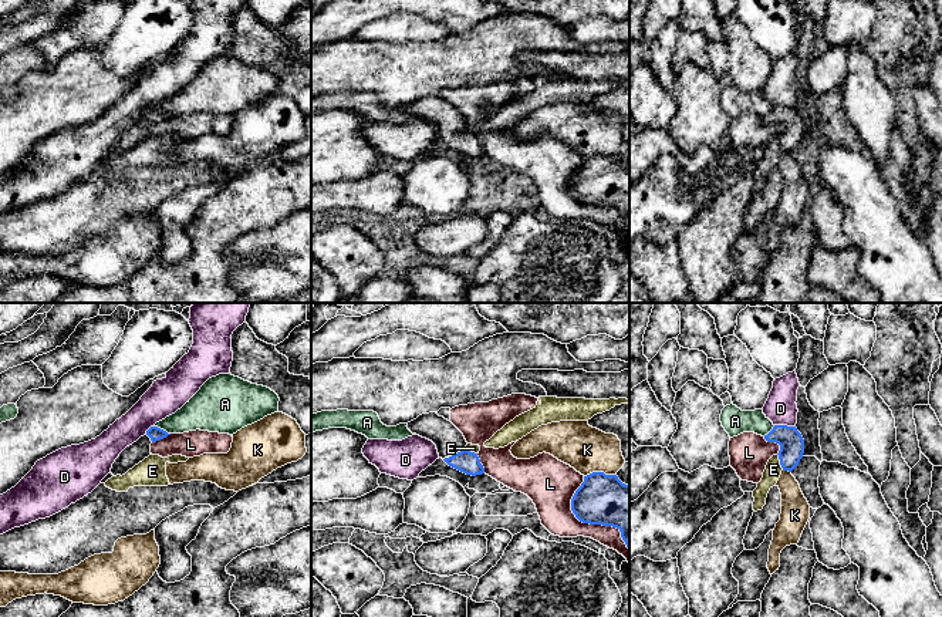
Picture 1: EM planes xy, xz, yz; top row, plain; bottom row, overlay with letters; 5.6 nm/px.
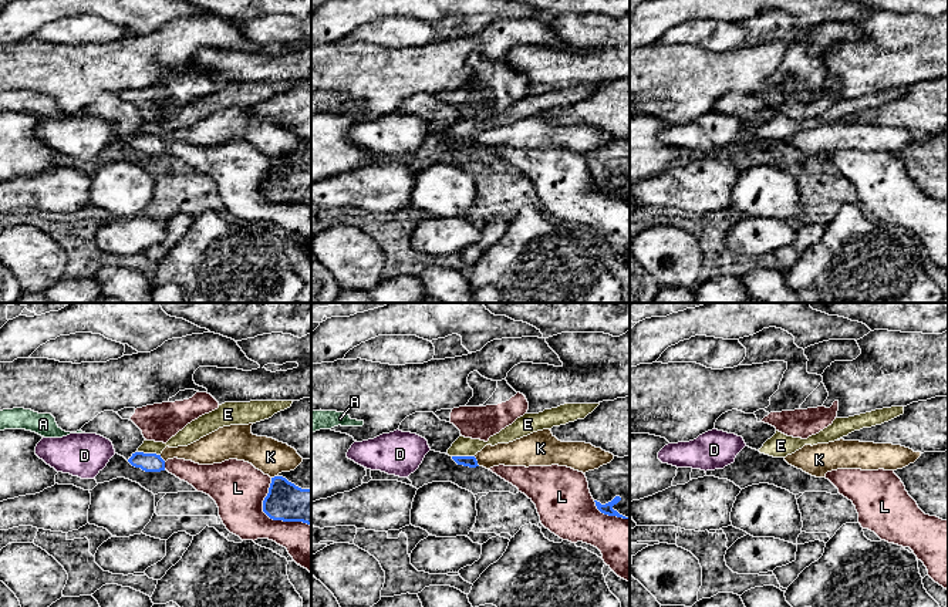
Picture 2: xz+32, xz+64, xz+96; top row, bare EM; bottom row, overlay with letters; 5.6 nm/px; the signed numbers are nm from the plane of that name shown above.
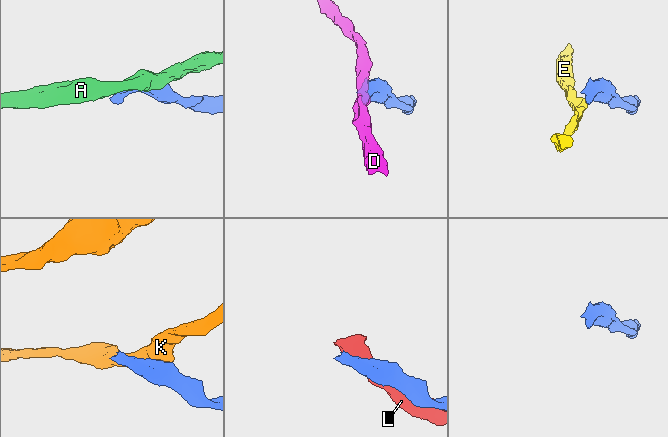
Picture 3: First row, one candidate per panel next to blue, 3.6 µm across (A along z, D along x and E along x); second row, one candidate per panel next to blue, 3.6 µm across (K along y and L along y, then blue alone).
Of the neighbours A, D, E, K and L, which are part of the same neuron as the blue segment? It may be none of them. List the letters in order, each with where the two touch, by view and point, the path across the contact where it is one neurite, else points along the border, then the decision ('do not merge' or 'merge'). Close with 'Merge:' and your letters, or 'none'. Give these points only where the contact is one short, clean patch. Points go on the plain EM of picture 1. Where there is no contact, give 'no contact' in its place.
A: meets blue in xy at (162, 111); do not merge
D: meets blue in yz at (784, 107); border along yz (775, 105), (794, 108); do not merge
E: meets blue in yz at (780, 144); border along yz (777, 135), (783, 151); do not merge
K: meets blue in xz at (598, 154); do not merge
L: meets blue in xz at (587, 204); do not merge
Merge: none

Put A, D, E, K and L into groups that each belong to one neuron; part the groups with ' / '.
A / D / E / K / L

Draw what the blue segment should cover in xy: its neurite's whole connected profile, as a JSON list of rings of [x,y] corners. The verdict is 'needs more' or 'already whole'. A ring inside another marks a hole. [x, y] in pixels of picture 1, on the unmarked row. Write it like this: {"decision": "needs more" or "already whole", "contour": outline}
{"decision": "needs more", "contour": [[[151,108],[144,118],[141,118],[136,124],[126,128],[119,138],[115,141],[111,149],[111,155],[114,158],[117,156],[125,156],[129,151],[132,151],[135,146],[142,144],[145,139],[151,136],[151,125],[156,124],[159,121],[166,119],[166,112]]]}

